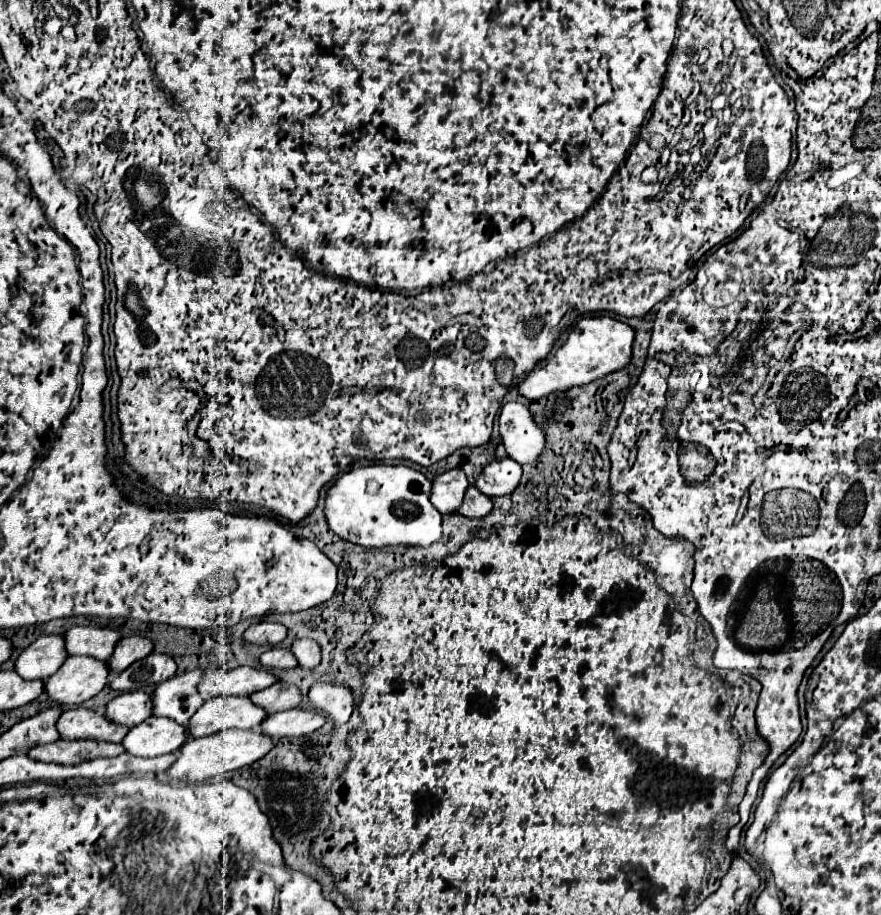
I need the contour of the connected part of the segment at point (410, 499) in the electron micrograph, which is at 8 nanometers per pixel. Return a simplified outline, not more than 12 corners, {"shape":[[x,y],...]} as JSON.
{"shape":[[405,465],[343,473],[325,519],[363,547],[441,537],[431,481]]}

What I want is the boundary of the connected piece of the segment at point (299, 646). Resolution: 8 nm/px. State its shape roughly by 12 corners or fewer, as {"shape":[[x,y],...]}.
{"shape":[[305,637],[291,645],[299,667],[315,669],[321,661],[317,641]]}

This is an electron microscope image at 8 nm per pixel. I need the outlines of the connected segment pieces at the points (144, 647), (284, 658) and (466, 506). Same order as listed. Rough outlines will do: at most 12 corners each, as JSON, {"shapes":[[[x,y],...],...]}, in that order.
{"shapes":[[[143,635],[123,637],[109,667],[125,671],[131,663],[153,651],[153,641]],[[273,647],[261,655],[269,669],[293,669],[297,659],[285,647]],[[475,487],[465,491],[459,515],[483,517],[491,511],[491,499]]]}

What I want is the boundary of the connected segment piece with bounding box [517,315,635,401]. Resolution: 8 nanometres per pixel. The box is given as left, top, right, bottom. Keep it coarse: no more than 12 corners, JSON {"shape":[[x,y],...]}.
{"shape":[[585,317],[519,395],[541,399],[631,361],[635,331]]}

